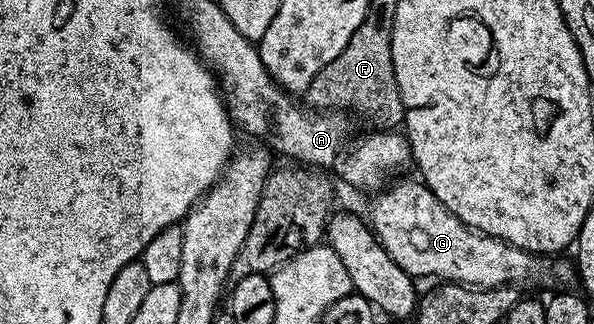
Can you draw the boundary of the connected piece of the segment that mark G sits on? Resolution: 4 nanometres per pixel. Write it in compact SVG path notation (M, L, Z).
M400 177L398 181L399 183L396 186L388 185L386 188L378 191L374 195L375 203L371 206L371 218L369 217L369 225L372 230L375 231L375 237L379 239L379 243L383 245L385 248L385 252L388 256L394 260L398 266L401 267L403 271L407 274L410 274L412 278L416 280L422 280L422 278L439 278L440 283L443 284L454 284L457 286L469 286L477 290L492 290L493 288L497 288L498 286L505 287L515 287L515 286L524 286L524 291L531 292L535 290L547 290L546 292L567 292L572 289L571 286L576 285L577 282L577 266L574 261L571 262L567 258L567 256L544 256L541 254L530 254L527 250L522 250L521 248L517 248L516 246L509 245L505 240L497 240L493 236L489 236L488 234L480 234L478 230L471 230L464 224L461 220L457 220L457 216L453 216L453 212L449 212L445 208L445 204L441 204L441 200L437 200L437 196L433 196L433 192L427 185L424 184L422 180L416 180L414 177L411 178L403 178Z

